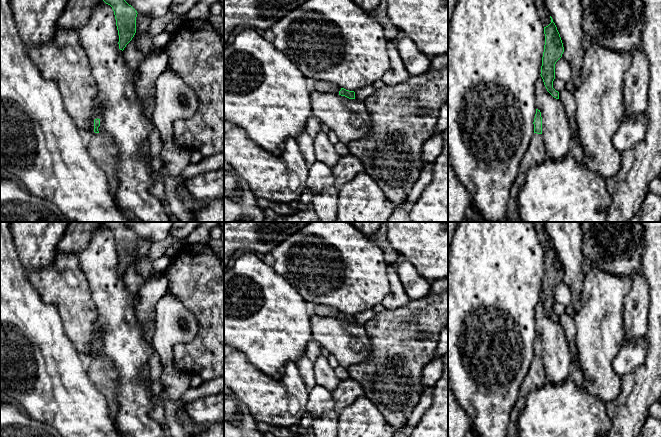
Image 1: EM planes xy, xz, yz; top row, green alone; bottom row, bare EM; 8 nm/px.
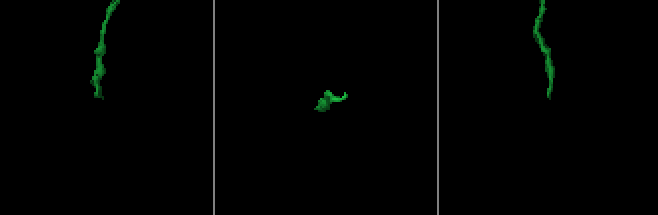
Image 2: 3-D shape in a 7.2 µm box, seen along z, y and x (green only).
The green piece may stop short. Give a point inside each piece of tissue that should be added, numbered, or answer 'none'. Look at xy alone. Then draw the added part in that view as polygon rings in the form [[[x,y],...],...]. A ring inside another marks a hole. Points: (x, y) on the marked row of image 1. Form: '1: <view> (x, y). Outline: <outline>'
1: xy (103, 151). Outline: [[[93,132],[88,136],[87,151],[93,161],[104,171],[110,192],[115,195],[119,180],[115,172],[118,150],[114,142],[106,136]]]

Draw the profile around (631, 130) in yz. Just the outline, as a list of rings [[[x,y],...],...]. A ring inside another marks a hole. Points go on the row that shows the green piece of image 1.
[[[647,112],[632,116],[624,113],[618,122],[618,128],[612,139],[614,148],[620,153],[633,148],[643,140],[647,124]]]

